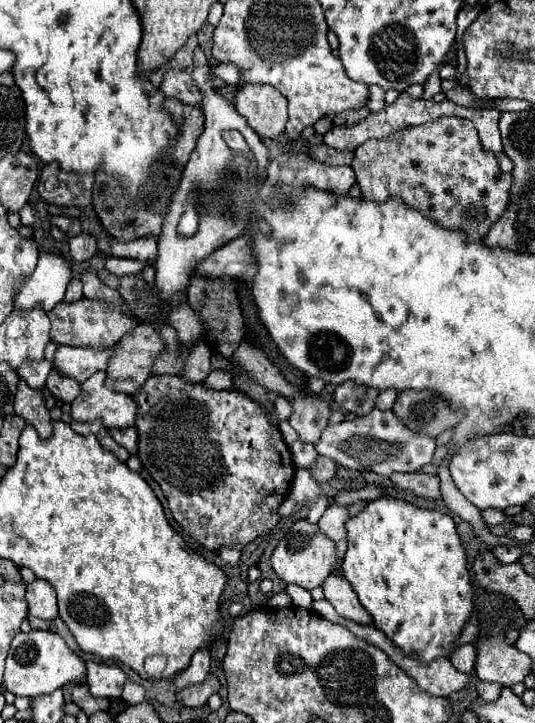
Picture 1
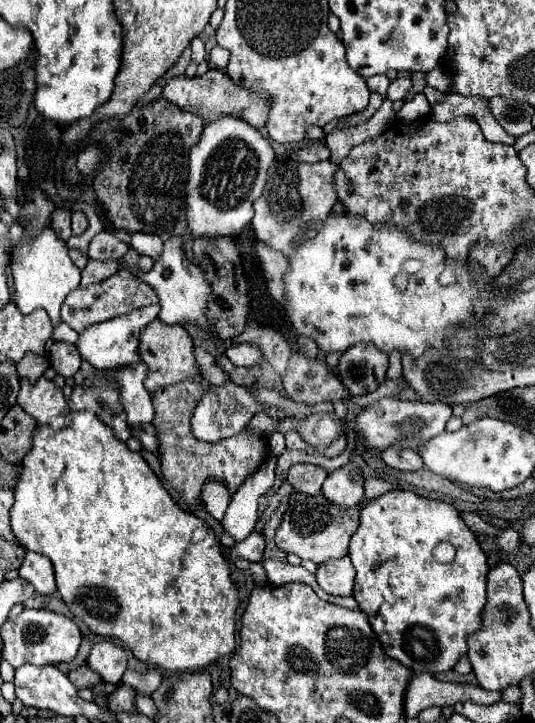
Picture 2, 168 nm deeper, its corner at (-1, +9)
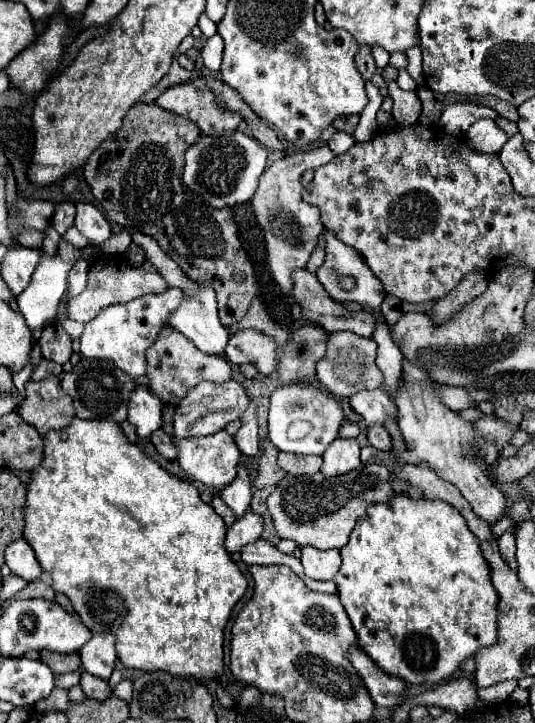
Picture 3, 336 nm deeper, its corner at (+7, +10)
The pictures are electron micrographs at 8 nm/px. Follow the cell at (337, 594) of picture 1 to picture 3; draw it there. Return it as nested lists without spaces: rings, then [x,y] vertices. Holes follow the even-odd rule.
[[[314,546],[300,548],[300,562],[304,566],[304,574],[312,580],[332,580],[336,570],[340,568],[340,550],[318,550]]]

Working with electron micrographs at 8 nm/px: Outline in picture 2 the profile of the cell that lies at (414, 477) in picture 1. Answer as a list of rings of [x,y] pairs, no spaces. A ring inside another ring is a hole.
[[[390,447],[382,453],[382,461],[396,471],[420,471],[424,469],[424,461],[416,451],[398,451],[398,447]]]

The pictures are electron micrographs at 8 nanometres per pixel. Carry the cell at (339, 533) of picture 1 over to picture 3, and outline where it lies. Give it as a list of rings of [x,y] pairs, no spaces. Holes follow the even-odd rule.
[[[336,438],[324,452],[322,472],[326,476],[340,476],[360,466],[360,444],[356,438]]]

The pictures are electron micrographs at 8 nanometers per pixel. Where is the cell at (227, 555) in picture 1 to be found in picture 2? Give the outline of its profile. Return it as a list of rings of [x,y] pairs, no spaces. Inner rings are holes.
[[[268,455],[268,463],[256,471],[244,487],[232,497],[220,525],[222,531],[234,537],[236,541],[246,539],[258,521],[258,499],[274,485],[274,467],[276,467],[276,455]]]

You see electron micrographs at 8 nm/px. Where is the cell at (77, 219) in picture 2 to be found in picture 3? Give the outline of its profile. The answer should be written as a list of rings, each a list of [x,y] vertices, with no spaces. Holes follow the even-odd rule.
[[[60,202],[50,218],[50,226],[62,236],[70,226],[74,226],[74,216],[76,216],[76,208],[72,202]]]

